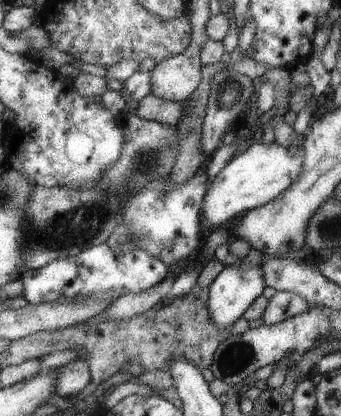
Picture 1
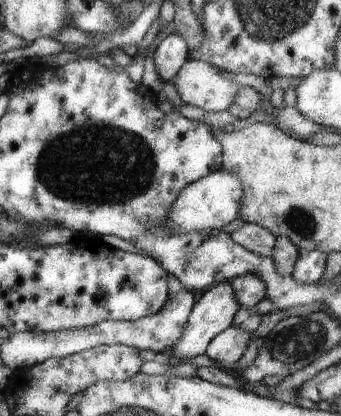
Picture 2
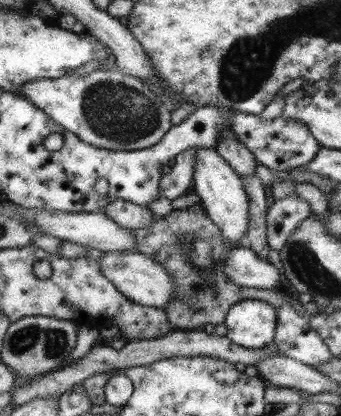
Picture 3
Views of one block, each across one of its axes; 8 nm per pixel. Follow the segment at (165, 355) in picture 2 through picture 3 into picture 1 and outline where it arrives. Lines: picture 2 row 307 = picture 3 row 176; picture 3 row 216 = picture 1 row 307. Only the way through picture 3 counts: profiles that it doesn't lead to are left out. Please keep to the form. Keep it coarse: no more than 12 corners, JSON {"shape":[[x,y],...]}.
{"shape":[[263,256],[225,266],[209,288],[217,328],[229,328],[265,288]]}

